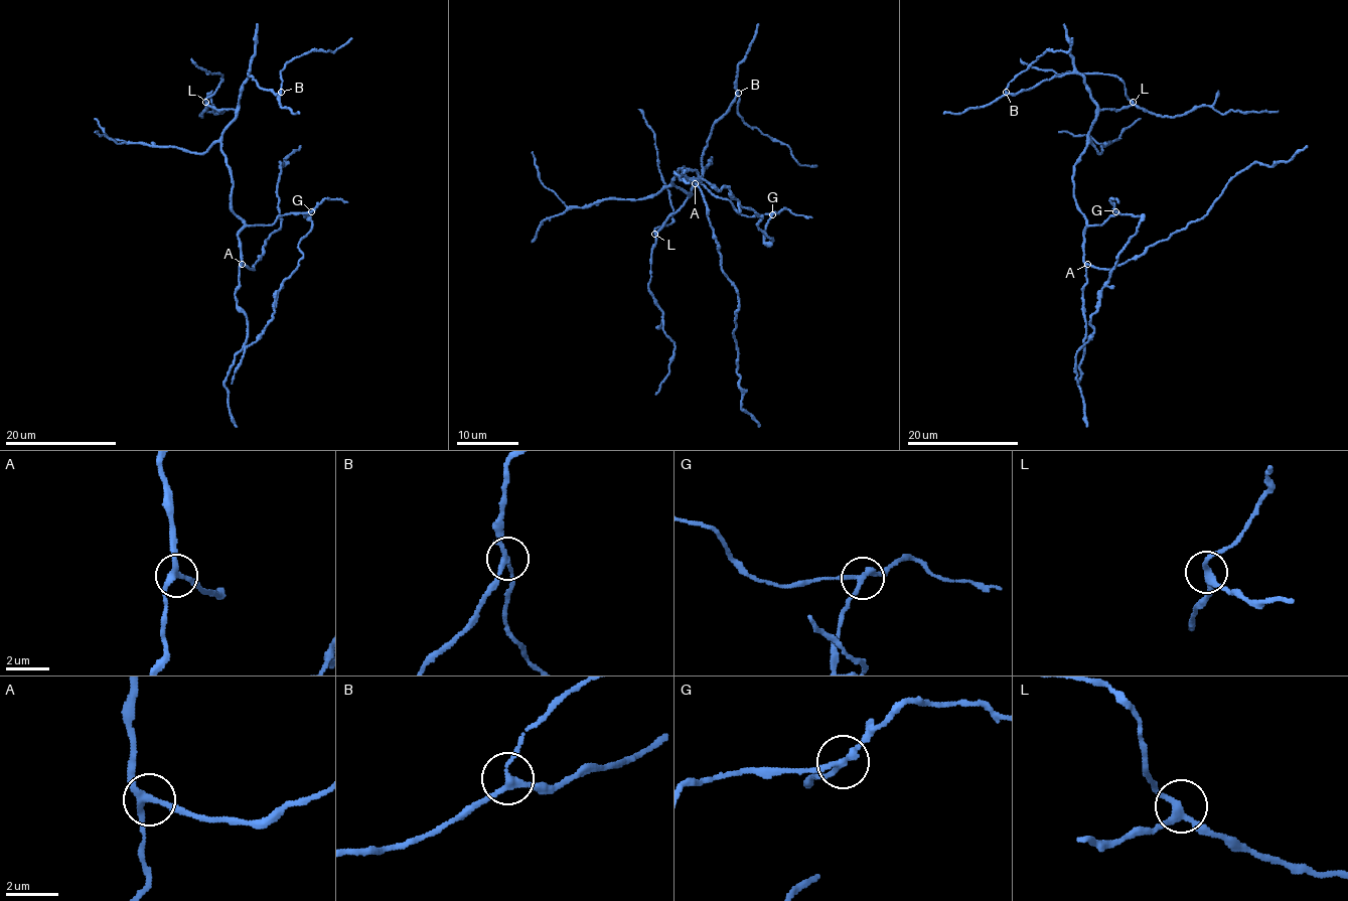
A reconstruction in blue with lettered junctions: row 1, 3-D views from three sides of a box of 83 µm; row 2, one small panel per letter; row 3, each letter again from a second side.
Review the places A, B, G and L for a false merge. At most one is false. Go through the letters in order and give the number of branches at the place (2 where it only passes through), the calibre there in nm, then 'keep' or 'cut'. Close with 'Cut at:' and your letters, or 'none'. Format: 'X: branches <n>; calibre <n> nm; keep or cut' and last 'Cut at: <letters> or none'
A: branches 3; calibre 240 nm; keep
B: branches 3; calibre 200 nm; keep
G: branches 3; calibre 220 nm; cut
L: branches 3; calibre 240 nm; keep
Cut at: G

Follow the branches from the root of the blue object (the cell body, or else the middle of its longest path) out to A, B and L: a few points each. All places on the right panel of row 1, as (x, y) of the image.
A: (1075, 195), (1076, 207), (1086, 219), (1084, 262), (1087, 264)
B: (1075, 195), (1073, 166), (1097, 117), (1097, 106), (1084, 79), (1068, 72), (1017, 94), (1006, 92)
L: (1075, 195), (1073, 166), (1086, 146), (1087, 134), (1097, 113), (1105, 109), (1128, 108), (1133, 102)

